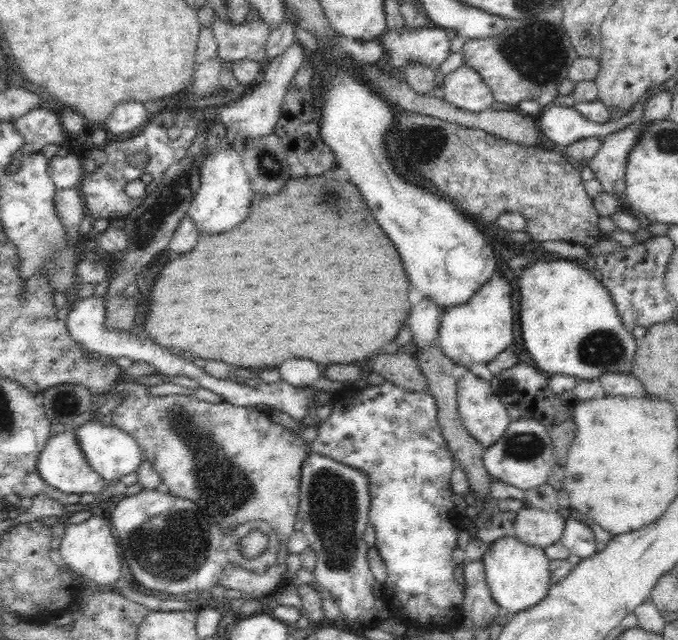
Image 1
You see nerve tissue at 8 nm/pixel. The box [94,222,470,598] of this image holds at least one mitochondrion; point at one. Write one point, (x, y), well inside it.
(222, 485)

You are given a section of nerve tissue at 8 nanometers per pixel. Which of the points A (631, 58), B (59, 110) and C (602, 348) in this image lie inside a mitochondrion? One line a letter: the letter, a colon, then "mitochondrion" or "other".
A: other
B: other
C: mitochondrion

